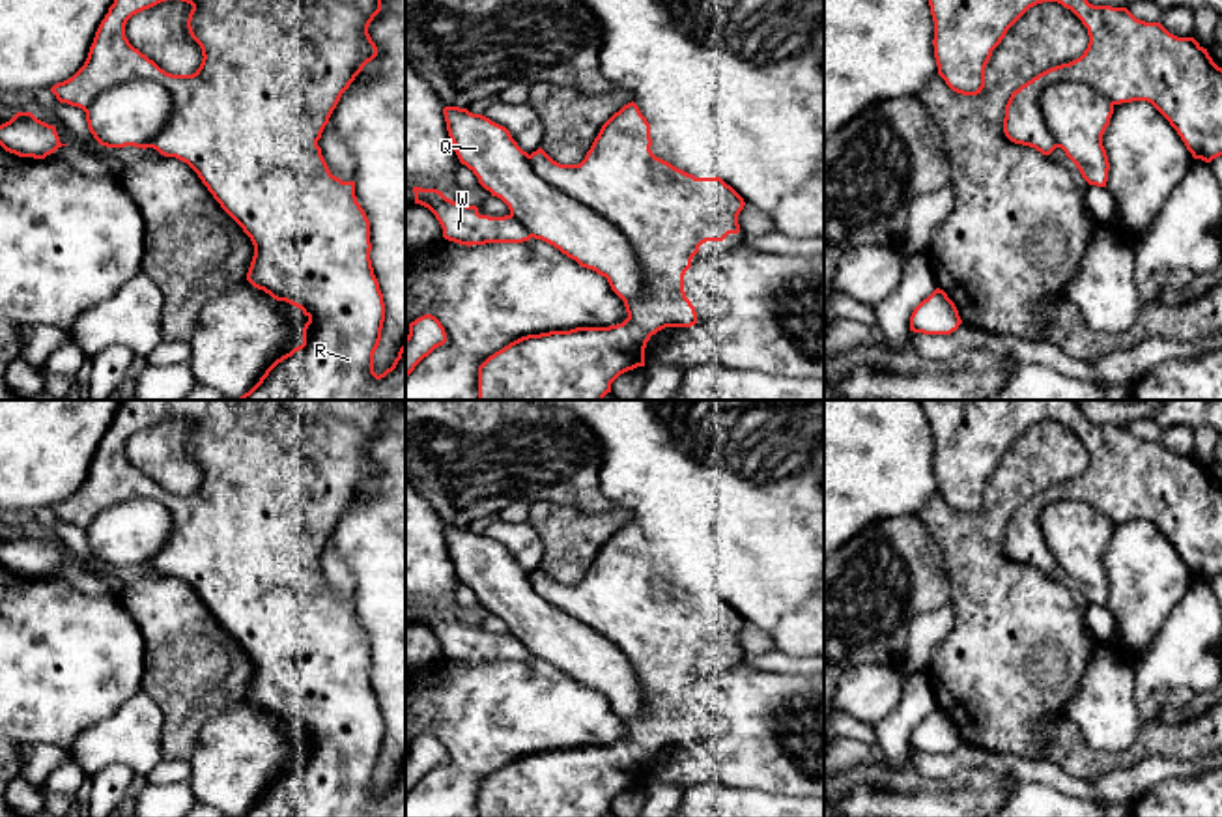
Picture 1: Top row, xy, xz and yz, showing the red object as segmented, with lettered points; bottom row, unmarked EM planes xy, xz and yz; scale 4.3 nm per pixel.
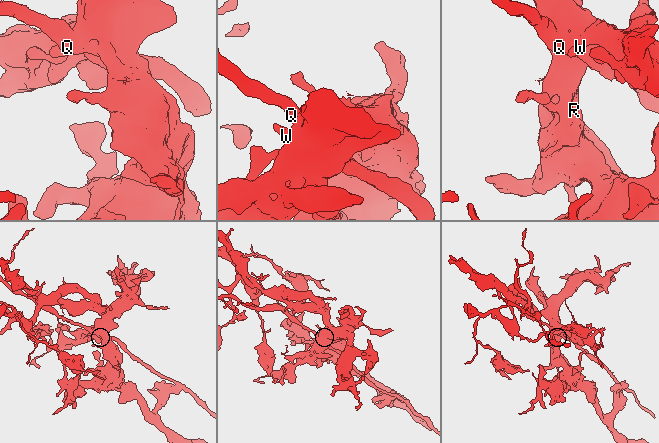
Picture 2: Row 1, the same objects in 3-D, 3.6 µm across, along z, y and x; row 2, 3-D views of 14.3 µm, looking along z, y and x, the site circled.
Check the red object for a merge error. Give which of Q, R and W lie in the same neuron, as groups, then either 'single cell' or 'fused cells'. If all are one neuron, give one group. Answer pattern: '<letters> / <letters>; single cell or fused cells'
Q / R W; fused cells

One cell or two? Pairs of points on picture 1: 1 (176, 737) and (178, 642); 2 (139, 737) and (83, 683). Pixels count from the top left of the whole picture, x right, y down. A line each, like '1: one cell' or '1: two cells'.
1: one cell
2: two cells

